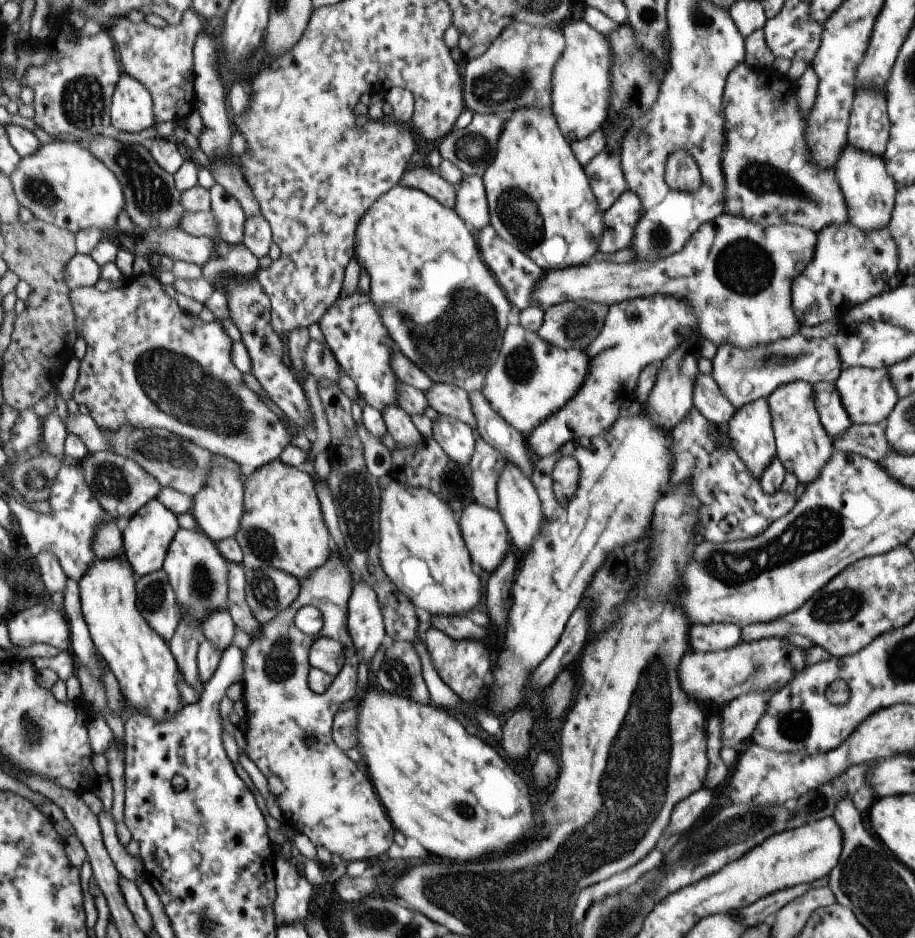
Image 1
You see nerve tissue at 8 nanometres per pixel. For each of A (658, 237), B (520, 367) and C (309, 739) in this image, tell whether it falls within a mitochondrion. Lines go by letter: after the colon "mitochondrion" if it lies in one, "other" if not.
A: mitochondrion
B: mitochondrion
C: other

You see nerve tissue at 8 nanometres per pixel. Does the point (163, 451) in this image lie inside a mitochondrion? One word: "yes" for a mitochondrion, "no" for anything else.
yes

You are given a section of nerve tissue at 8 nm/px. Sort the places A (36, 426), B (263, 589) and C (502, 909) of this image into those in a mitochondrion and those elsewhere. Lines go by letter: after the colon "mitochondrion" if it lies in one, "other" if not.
A: other
B: mitochondrion
C: mitochondrion

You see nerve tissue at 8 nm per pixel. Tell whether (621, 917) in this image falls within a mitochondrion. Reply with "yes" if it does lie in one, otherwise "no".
yes

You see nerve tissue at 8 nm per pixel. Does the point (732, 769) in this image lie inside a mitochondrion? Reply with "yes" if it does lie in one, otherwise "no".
no

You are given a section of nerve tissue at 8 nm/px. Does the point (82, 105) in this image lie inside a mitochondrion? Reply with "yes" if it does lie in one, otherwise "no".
yes

